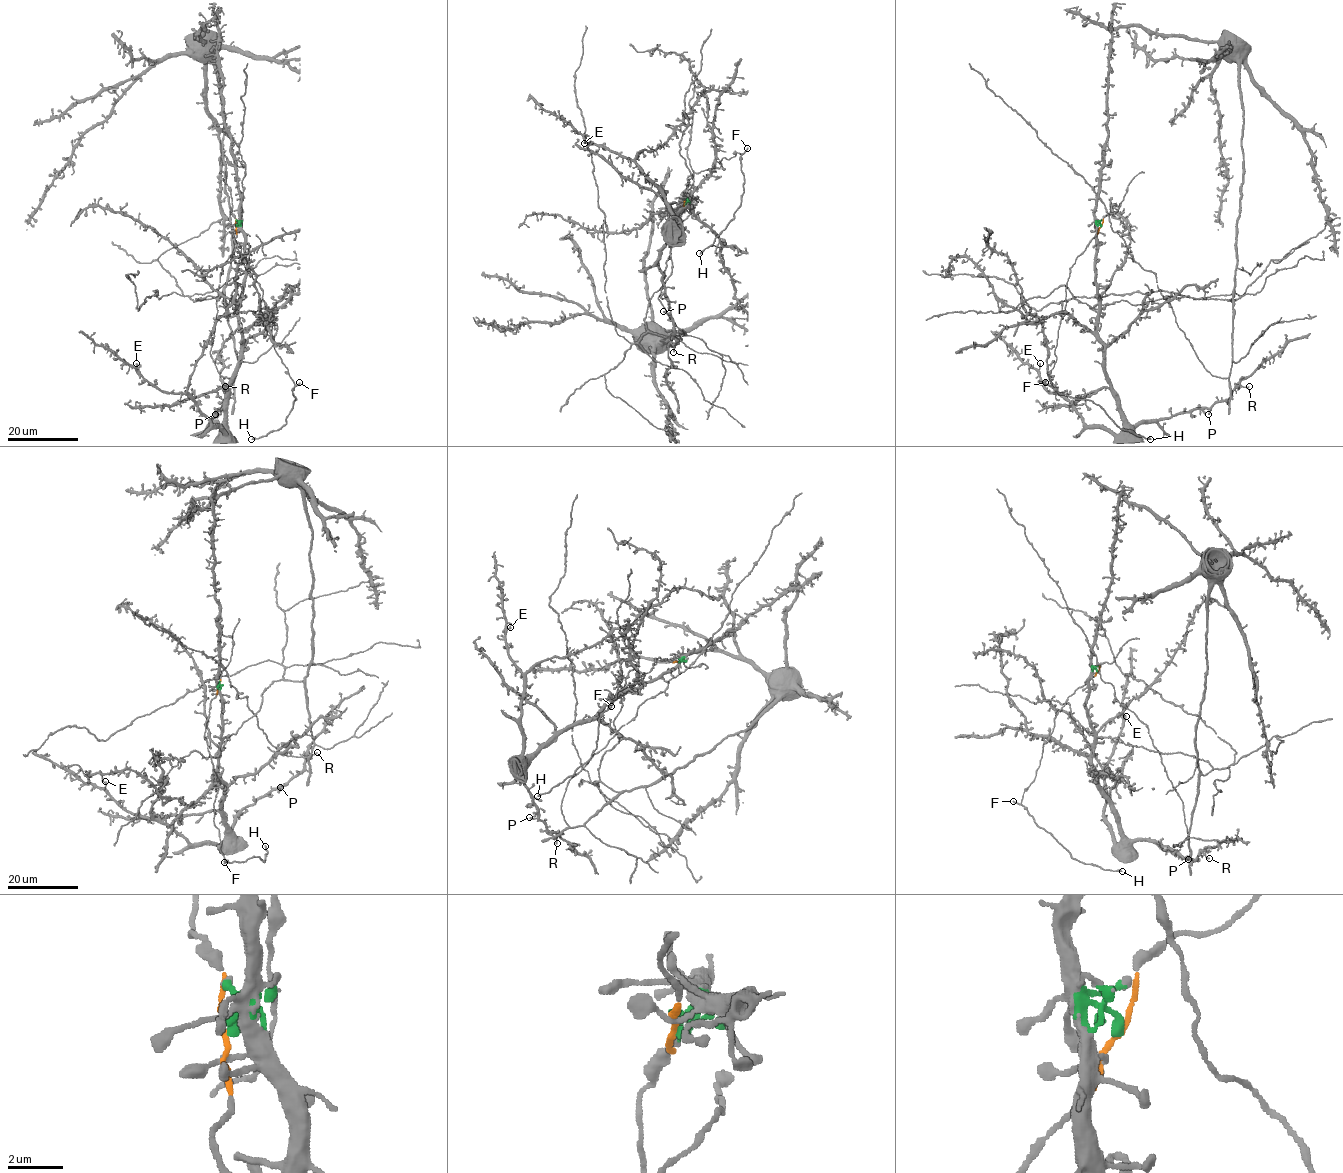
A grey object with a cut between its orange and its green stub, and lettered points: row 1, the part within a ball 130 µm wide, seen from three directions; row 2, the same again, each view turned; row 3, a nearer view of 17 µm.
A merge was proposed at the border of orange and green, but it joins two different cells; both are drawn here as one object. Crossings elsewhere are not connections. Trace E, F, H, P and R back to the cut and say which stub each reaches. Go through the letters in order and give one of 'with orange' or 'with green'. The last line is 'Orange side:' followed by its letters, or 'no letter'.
E: with green
F: with orange
H: with orange
P: with green
R: with green
Orange side: F, H

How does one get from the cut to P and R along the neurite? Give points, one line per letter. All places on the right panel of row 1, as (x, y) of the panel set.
P: (1101, 226), (1099, 223), (1094, 261), (1098, 341), (1119, 413), (1133, 425), (1199, 408), (1210, 408), (1208, 414)
R: (1101, 226), (1094, 261), (1098, 341), (1119, 413), (1132, 425), (1166, 419), (1210, 408), (1238, 386), (1248, 386)

